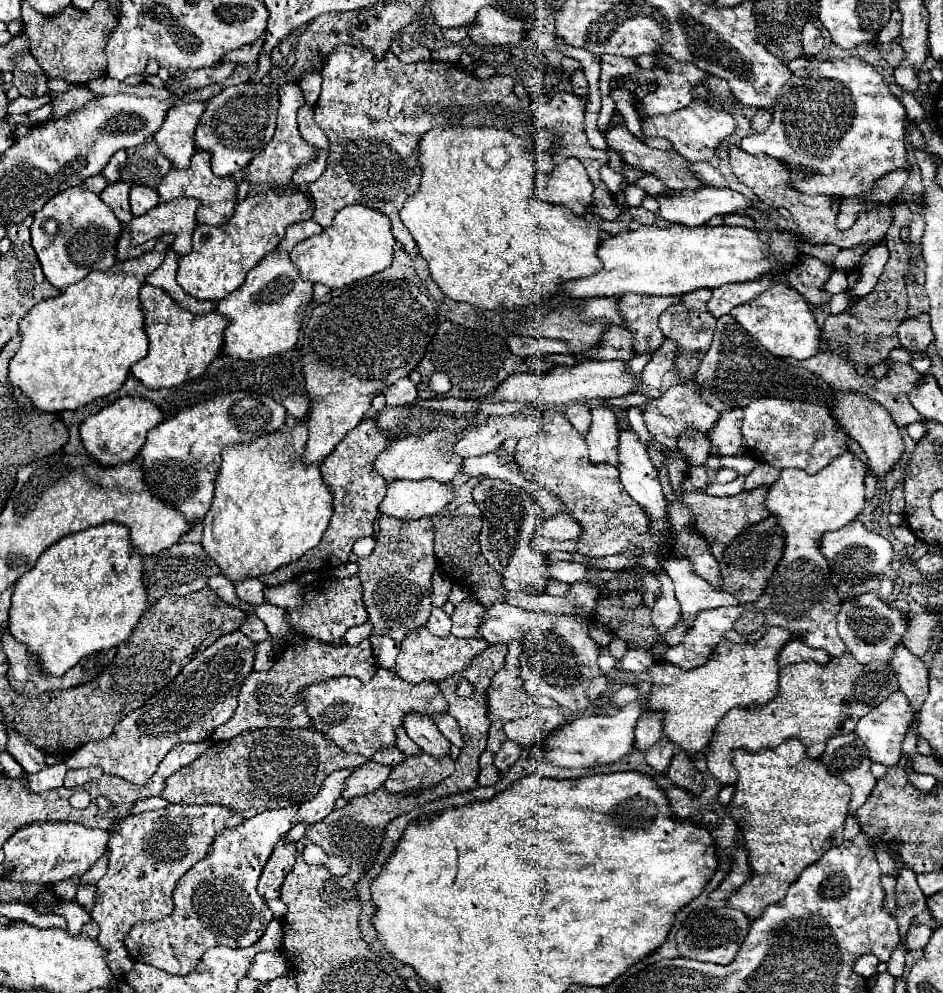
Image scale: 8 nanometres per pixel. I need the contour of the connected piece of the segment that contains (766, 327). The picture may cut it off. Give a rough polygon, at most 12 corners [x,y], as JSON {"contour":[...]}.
{"contour":[[770,287],[730,315],[772,355],[808,359],[820,329],[806,299]]}

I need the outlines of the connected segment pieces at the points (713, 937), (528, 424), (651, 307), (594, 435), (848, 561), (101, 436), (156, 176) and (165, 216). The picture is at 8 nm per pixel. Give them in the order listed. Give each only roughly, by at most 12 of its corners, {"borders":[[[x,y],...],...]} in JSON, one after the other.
{"borders":[[[704,907],[676,933],[686,959],[730,965],[750,929],[740,909]],[[490,415],[454,445],[472,457],[542,429],[536,415]],[[634,293],[620,297],[620,313],[638,355],[658,349],[658,317],[680,297]],[[592,409],[586,435],[592,465],[618,466],[618,417]],[[852,521],[822,537],[832,573],[850,585],[884,573],[892,545]],[[128,395],[90,415],[80,437],[102,465],[132,461],[162,411]],[[150,141],[128,155],[122,181],[158,187],[168,159]],[[198,199],[160,203],[130,221],[134,245],[176,235],[172,249],[192,249]]]}

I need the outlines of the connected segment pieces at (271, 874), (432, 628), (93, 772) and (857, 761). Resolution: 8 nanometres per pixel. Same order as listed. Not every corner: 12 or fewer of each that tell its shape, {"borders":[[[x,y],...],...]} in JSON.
{"borders":[[[280,839],[258,881],[262,899],[280,897],[296,863],[296,843]],[[434,607],[426,627],[438,637],[450,635],[450,615]],[[98,767],[68,769],[64,777],[66,789],[76,789],[92,779],[102,777]],[[856,733],[832,737],[822,761],[852,787],[850,813],[876,785]]]}

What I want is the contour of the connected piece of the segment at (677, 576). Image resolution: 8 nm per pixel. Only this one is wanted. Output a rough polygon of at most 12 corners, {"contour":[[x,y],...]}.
{"contour":[[664,557],[686,627],[700,611],[738,605],[684,557]]}

